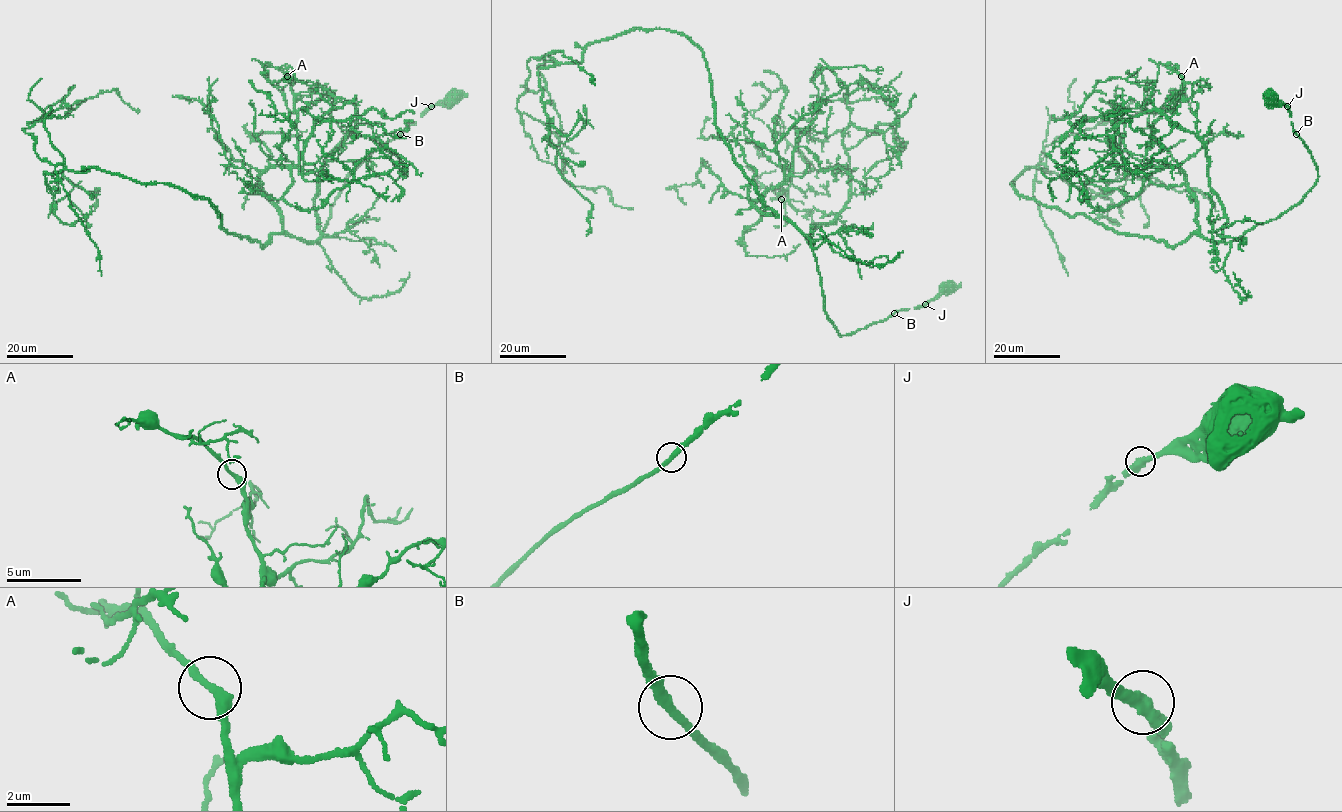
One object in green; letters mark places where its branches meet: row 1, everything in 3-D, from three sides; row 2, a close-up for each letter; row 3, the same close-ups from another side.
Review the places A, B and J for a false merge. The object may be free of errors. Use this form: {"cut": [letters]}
{"cut": []}

